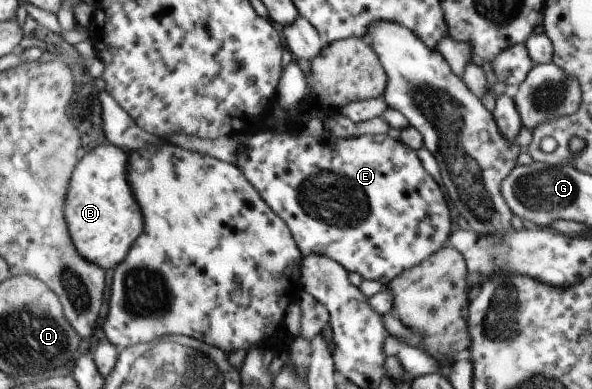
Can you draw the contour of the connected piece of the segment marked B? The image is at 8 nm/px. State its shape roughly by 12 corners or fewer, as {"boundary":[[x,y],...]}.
{"boundary":[[87,151],[70,183],[78,255],[106,271],[144,231],[127,151]]}

